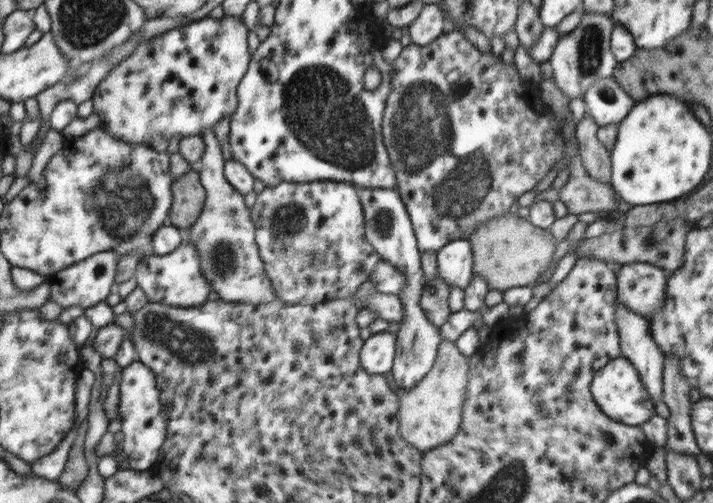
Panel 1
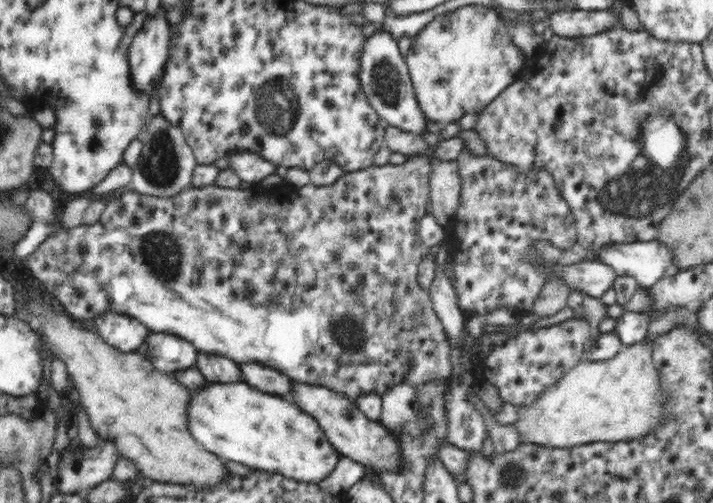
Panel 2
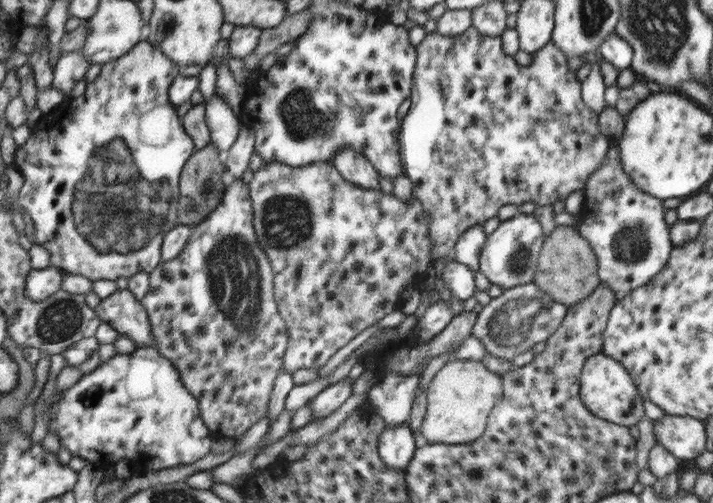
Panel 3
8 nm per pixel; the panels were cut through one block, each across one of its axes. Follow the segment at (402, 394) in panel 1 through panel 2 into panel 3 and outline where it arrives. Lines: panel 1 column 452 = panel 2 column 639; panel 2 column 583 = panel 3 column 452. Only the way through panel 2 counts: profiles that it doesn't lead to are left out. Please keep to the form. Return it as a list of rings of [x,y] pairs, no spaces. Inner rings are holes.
[[[449,360],[432,378],[427,392],[427,414],[420,432],[432,444],[460,445],[479,440],[496,402],[503,398],[503,380],[476,360]]]

